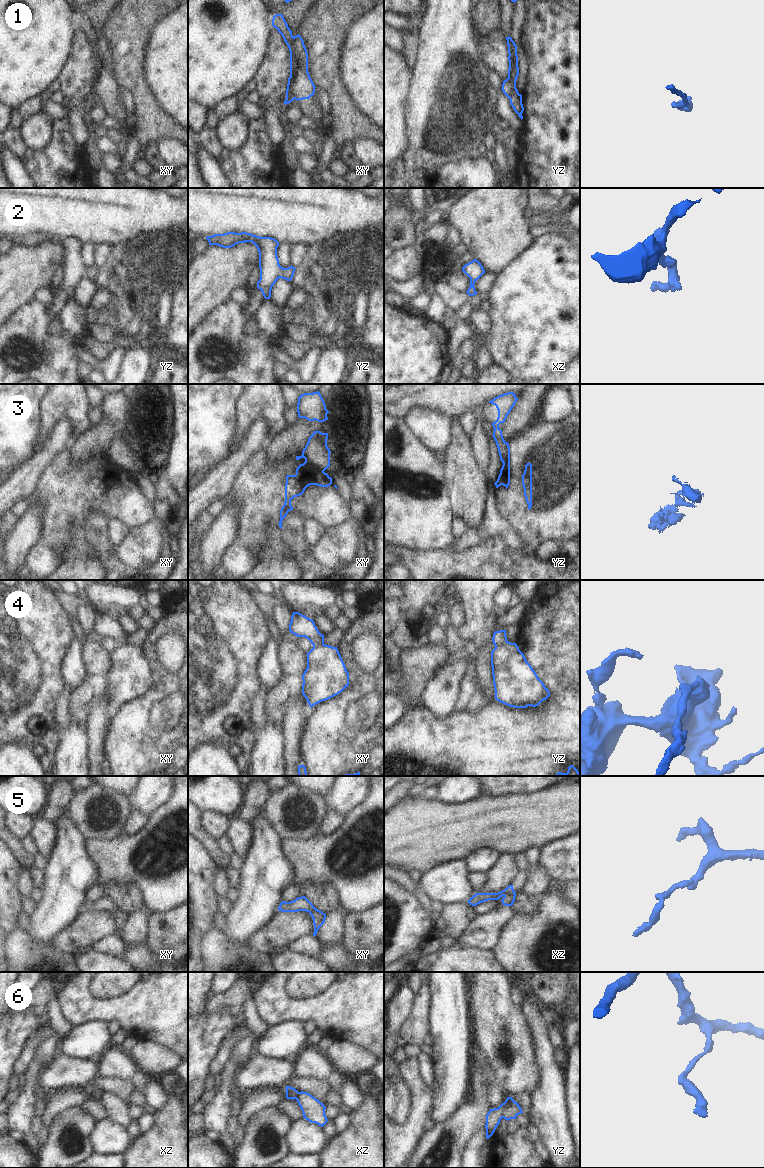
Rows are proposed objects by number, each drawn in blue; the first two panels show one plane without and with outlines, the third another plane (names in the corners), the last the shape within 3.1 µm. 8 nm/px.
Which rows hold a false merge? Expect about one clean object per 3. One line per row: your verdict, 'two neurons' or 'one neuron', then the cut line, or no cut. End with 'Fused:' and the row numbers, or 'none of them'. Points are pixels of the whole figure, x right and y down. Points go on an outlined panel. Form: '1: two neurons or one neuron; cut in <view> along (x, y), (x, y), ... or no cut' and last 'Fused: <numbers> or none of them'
1: two neurons; cut in xy along (294, 37), (294, 79), (287, 87)
2: one neuron; no cut
3: two neurons; cut in yz along (508, 445), (508, 459), (503, 464)
4: two neurons; cut in yz along (507, 641), (495, 647)
5: two neurons; cut in xz along (515, 891), (504, 896)
6: two neurons; cut in yz along (505, 1102), (502, 1117)
Fused: 1, 3, 4, 5, 6

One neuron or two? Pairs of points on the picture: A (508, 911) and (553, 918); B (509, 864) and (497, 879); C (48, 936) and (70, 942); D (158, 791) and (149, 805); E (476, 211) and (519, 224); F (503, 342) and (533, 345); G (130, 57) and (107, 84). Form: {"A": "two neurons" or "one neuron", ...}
{"A": "two neurons", "B": "one neuron", "C": "two neurons", "D": "one neuron", "E": "one neuron", "F": "one neuron", "G": "two neurons"}

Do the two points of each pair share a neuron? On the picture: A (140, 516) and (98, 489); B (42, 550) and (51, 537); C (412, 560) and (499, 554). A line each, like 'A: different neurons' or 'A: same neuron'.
A: same neuron
B: different neurons
C: same neuron

